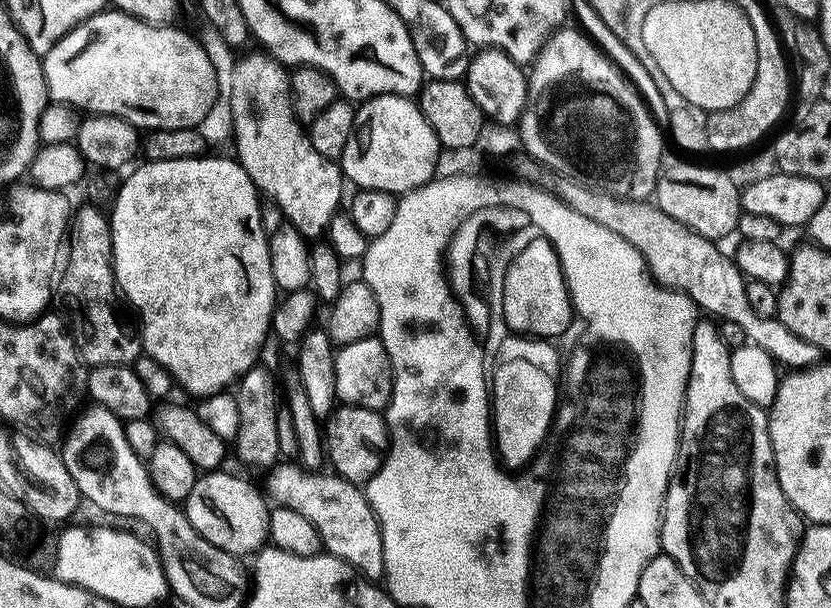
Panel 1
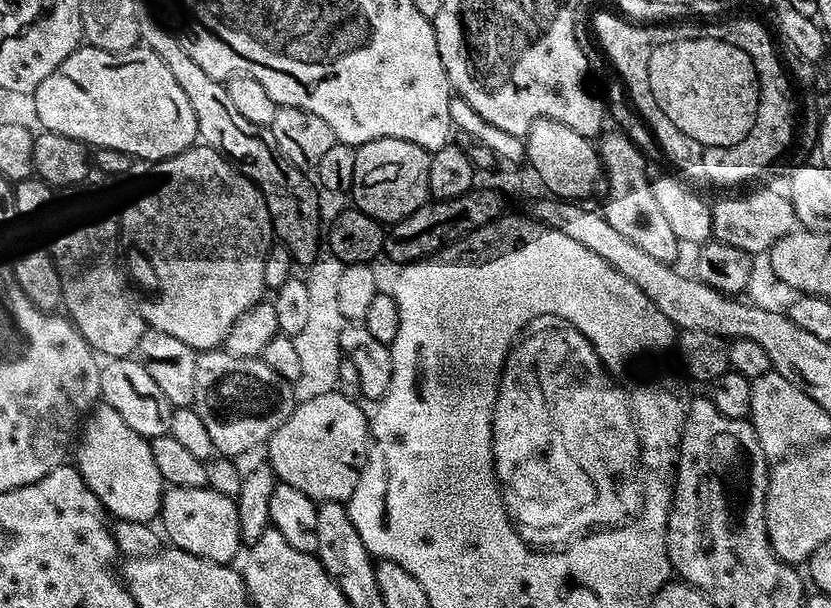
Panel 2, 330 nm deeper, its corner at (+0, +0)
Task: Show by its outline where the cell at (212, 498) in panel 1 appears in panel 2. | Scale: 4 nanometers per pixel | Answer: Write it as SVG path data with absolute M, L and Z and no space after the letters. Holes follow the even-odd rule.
M169 487L160 503L159 523L164 523L162 532L169 536L177 548L186 550L198 558L206 558L215 564L231 565L236 551L242 548L239 530L237 501L226 494L218 494L212 488Z

